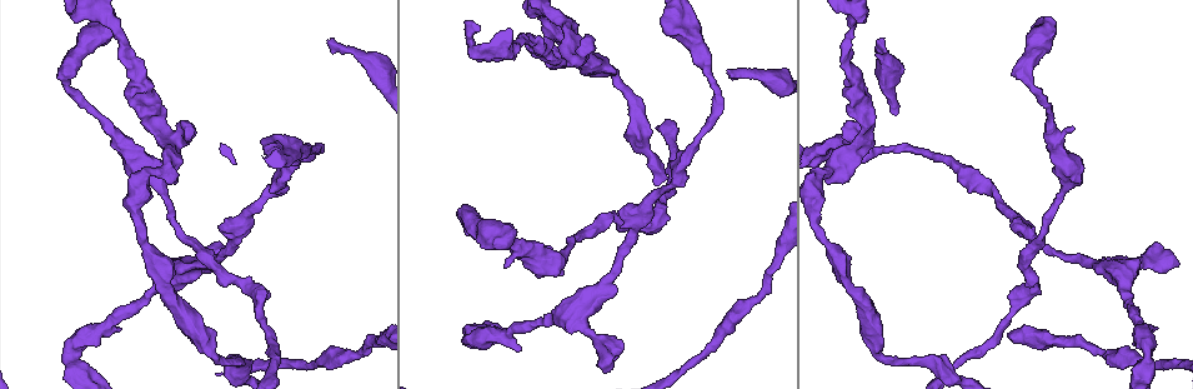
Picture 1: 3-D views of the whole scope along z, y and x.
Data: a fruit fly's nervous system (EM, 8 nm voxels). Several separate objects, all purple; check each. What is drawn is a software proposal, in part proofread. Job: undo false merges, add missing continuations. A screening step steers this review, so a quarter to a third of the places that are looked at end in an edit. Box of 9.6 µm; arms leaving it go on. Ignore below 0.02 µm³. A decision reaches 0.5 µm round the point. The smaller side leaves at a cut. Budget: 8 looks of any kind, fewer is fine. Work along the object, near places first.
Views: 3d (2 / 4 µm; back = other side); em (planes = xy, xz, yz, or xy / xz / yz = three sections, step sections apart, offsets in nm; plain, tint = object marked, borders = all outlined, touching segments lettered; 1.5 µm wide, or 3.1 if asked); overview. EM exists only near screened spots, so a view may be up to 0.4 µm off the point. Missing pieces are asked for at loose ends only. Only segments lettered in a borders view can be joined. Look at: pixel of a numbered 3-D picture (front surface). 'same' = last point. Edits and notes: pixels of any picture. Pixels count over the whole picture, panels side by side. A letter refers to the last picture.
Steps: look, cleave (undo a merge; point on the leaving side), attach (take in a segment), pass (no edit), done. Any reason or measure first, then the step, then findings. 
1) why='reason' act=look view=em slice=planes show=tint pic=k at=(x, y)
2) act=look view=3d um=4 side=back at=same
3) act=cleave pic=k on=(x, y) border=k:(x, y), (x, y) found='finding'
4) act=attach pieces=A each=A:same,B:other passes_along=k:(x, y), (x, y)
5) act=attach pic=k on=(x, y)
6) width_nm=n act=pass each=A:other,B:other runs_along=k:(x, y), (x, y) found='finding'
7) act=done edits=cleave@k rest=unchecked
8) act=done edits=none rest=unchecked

why='a narrow waist' act=look view=em slice=planes show=borders pic=1 at=(163, 287)

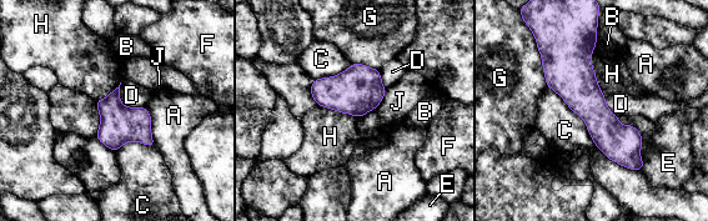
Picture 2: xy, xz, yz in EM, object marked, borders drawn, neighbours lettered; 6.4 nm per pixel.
act=pass each=A:other,B:other,C:other,D:other,E:other,F:other,G:other,H:other,J:other runs_along=2:(588, 39), (582, 94), (639, 166) found='one cell here'

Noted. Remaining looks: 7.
why='calibre changes' act=look view=3d um=4 pic=1 at=(873, 150)

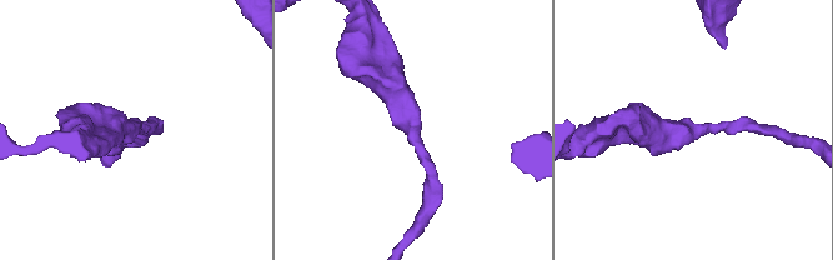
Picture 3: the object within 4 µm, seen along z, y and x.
arm_widths_nm=190,420 act=look view=em slice=planes show=tint pic=3 at=(130, 130)

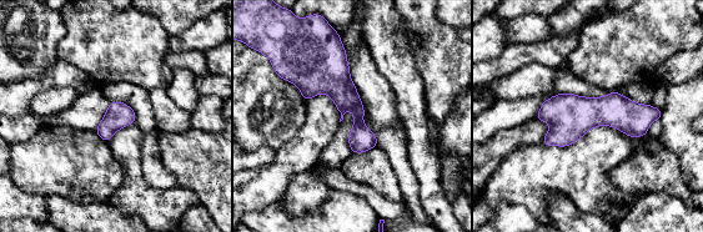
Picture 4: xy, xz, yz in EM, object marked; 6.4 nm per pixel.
act=look view=em slice=planes show=borders at=same

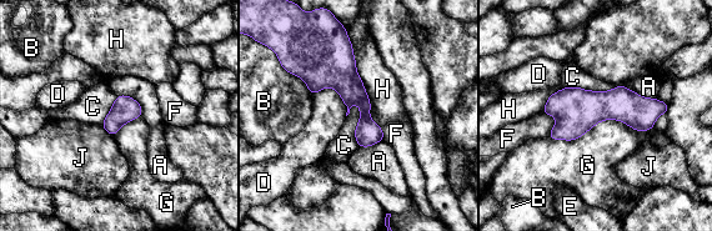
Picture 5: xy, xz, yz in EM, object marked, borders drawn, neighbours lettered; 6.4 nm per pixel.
width_nm=100 act=pass each=A:other,B:other,C:other,D:other,E:other,F:other,G:other,H:other,J:other runs_along=5:(665, 106), (550, 108), (546, 110) found='all the same cell'

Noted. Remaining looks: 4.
why='free end' act=look view=3d um=4 pic=1 at=(884, 40)

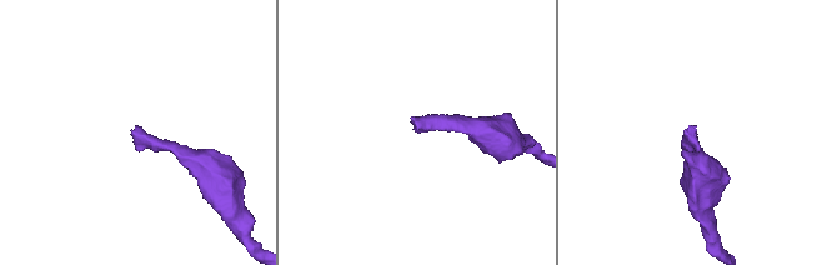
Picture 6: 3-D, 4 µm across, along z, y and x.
why='now the EM' act=look view=em slice=xz step=8 show=borders pic=6 at=(137, 125)

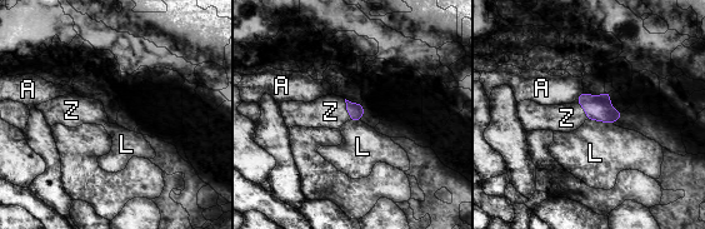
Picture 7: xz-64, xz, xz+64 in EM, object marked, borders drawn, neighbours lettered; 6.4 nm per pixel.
act=attach pic=7 on=(330, 111) each=A:other,L:other,Z:same found='it goes on there'

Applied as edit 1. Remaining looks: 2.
act=done edits=attach@7 rest=unchecked

